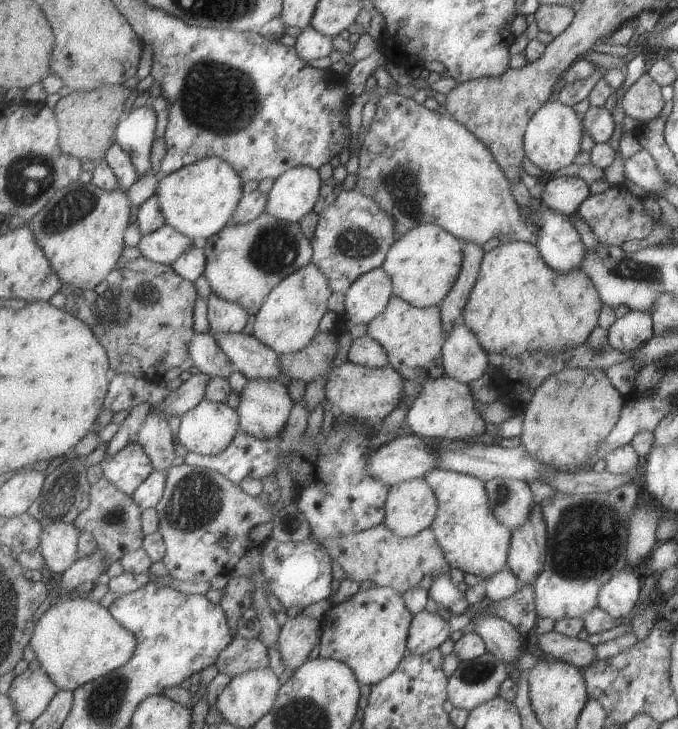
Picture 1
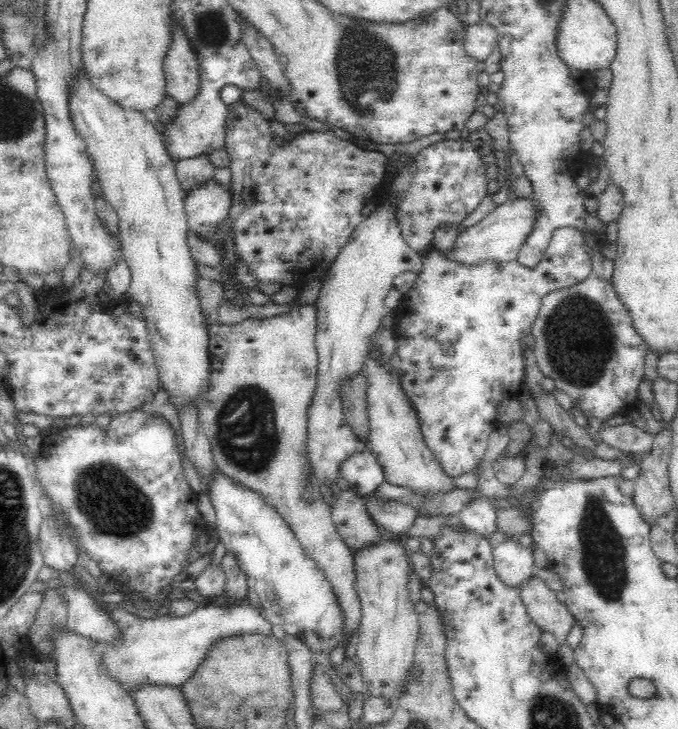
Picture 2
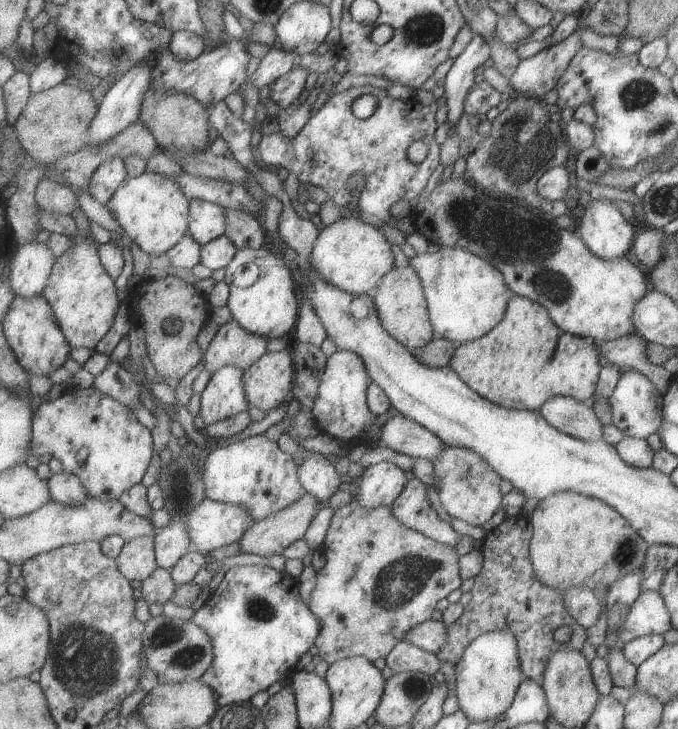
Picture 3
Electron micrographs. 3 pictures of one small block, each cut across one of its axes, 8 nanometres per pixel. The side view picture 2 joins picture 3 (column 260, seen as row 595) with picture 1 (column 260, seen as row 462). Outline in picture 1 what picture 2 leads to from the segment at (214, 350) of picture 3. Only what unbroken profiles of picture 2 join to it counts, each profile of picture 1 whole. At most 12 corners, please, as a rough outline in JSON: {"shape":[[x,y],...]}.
{"shape":[[269,212],[203,245],[204,276],[253,318],[314,261],[301,224]]}

